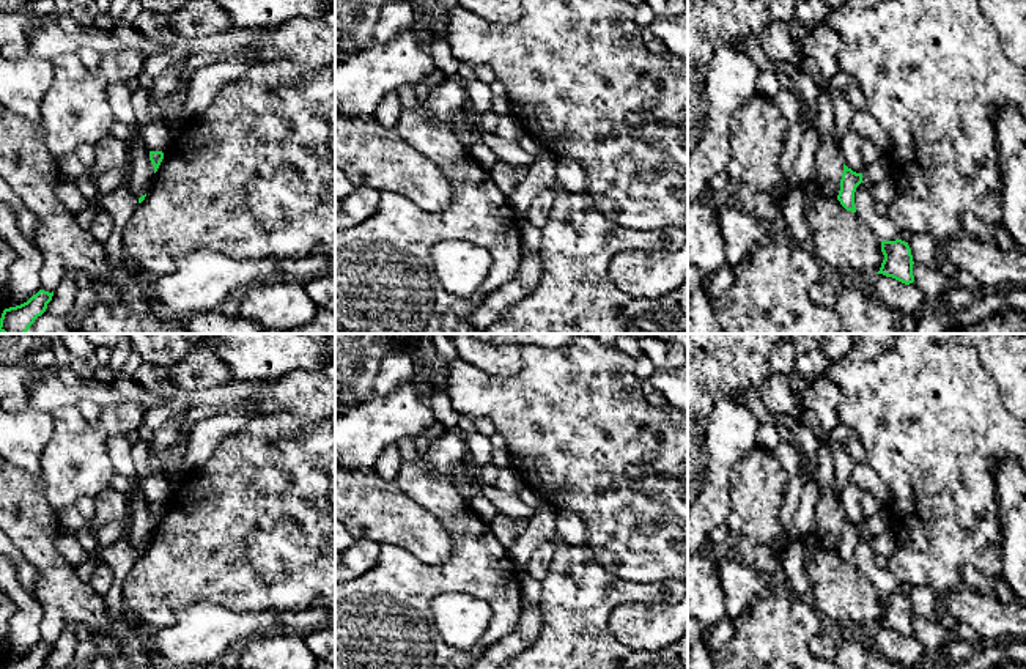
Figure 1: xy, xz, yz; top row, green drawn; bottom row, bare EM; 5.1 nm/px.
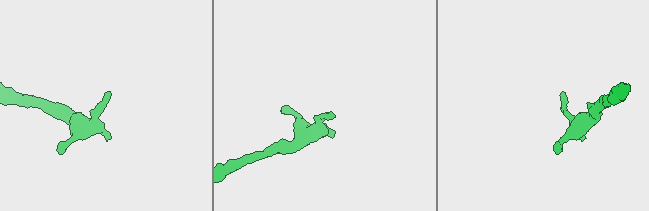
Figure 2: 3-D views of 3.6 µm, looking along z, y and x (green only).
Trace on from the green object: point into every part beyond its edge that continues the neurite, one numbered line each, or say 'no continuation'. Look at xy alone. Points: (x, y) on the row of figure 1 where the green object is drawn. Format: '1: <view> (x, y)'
no continuation

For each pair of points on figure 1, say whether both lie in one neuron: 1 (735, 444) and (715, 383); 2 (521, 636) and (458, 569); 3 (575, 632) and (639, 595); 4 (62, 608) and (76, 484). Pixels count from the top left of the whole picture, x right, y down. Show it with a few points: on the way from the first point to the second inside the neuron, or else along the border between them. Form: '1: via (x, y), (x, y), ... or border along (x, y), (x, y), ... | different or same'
1: border along (741, 397), (721, 397), (713, 408), (705, 432) | different
2: border along (524, 605), (518, 624), (485, 650) | different
3: via (590, 616), (611, 595), (623, 595) | same
4: border along (43, 476), (46, 499), (57, 512) | different

